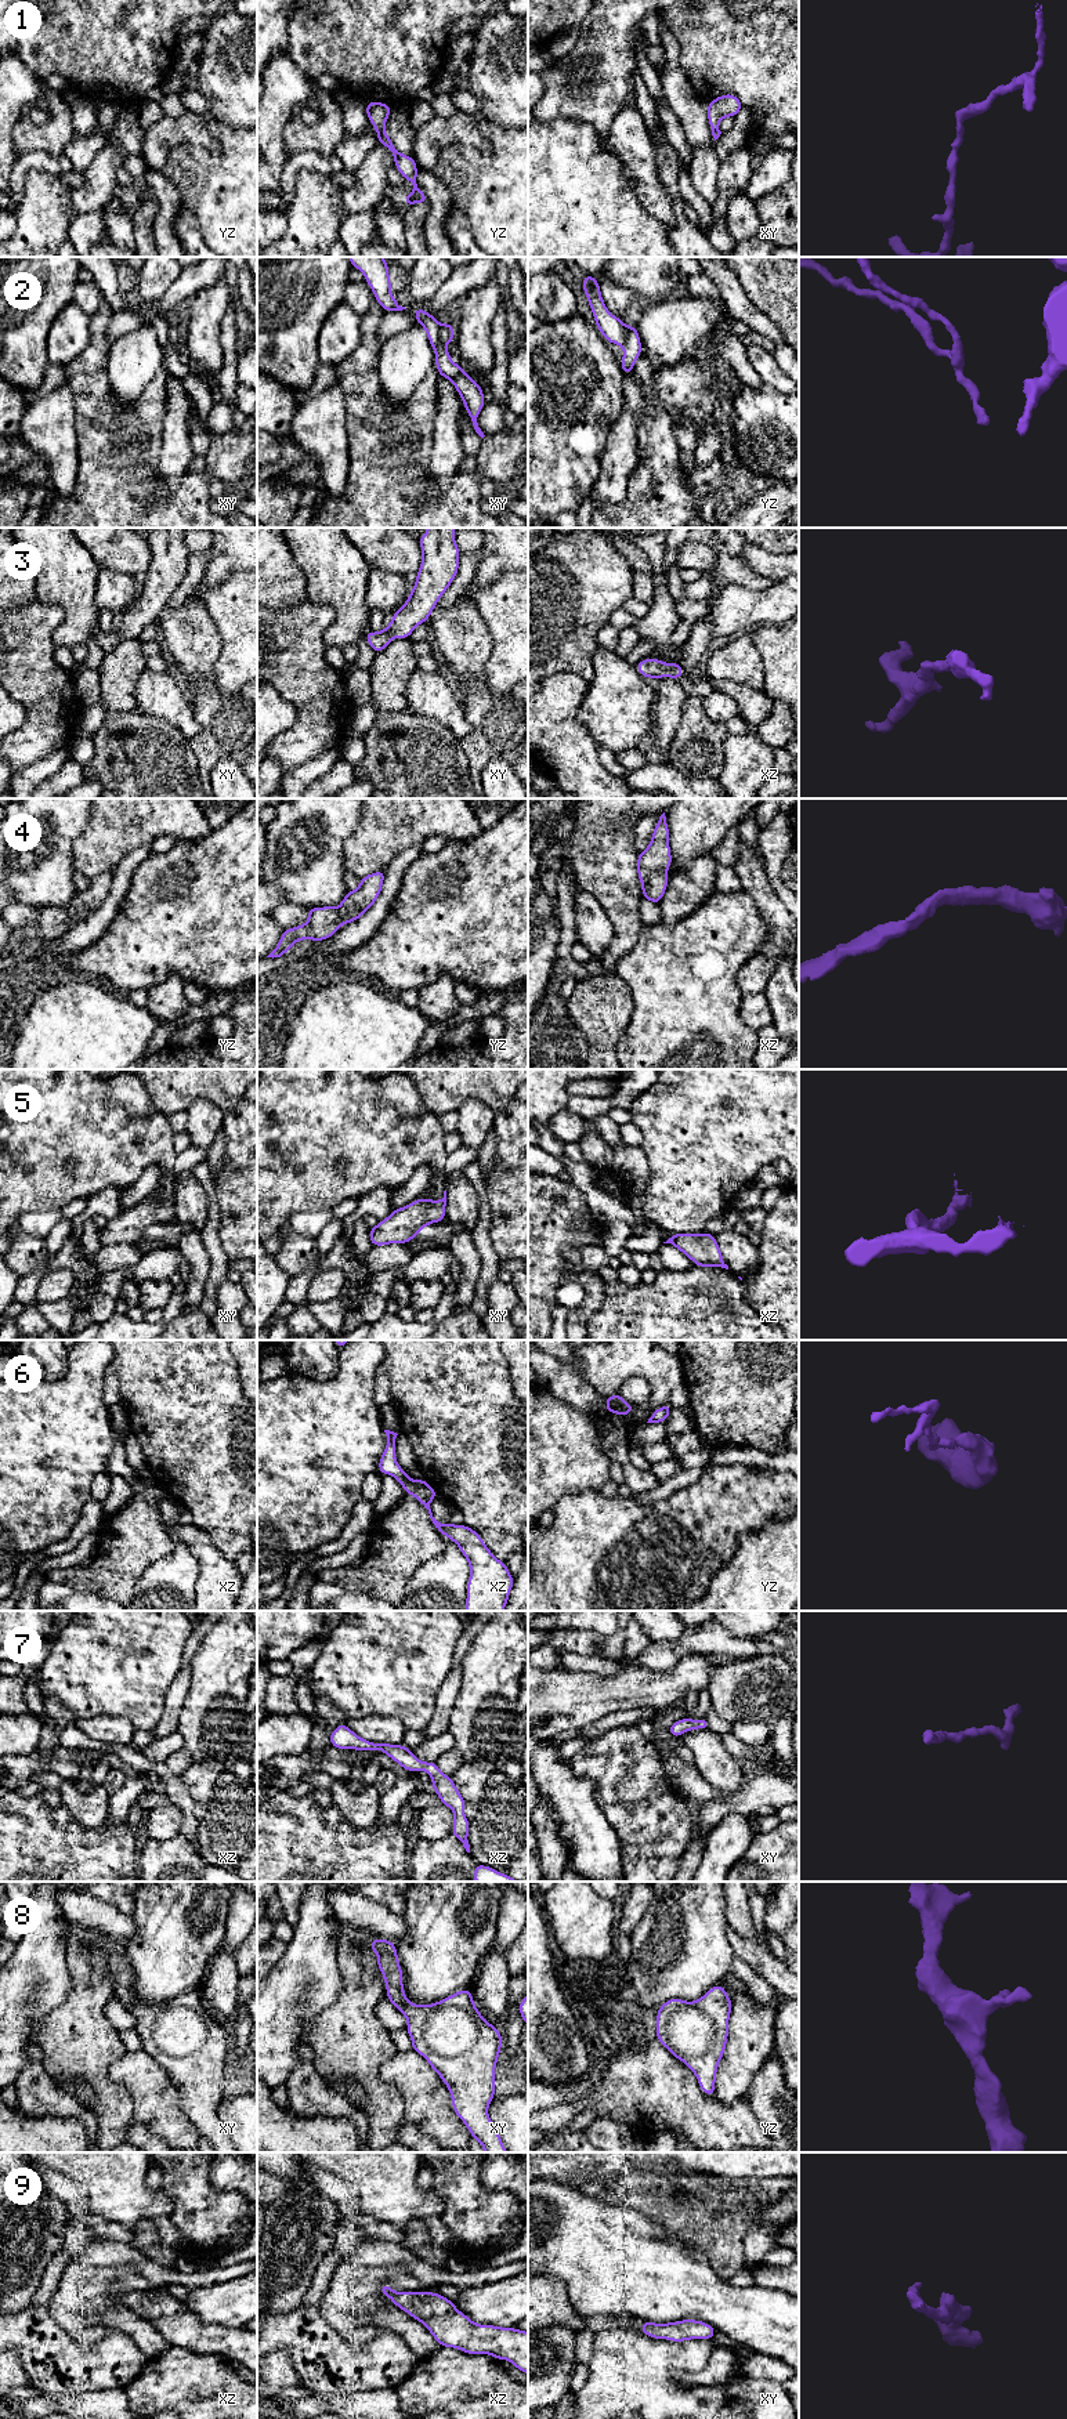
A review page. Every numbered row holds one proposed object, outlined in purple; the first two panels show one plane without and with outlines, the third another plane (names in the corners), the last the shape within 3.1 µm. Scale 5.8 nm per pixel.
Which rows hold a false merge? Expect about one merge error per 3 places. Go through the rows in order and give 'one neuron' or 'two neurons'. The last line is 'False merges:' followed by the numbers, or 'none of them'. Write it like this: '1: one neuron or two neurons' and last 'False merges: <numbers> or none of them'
1: one neuron
2: two neurons
3: one neuron
4: one neuron
5: one neuron
6: one neuron
7: one neuron
8: one neuron
9: one neuron
False merges: 2

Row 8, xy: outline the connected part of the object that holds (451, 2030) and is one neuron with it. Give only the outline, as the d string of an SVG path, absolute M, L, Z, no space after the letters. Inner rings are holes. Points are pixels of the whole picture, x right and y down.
M375 1938L369 1945L377 1953L377 1966L387 1988L387 1999L406 2017L406 2031L412 2049L422 2054L441 2076L451 2092L452 2108L473 2136L482 2144L484 2152L507 2152L499 2132L488 2116L488 2105L495 2097L495 2068L503 2036L477 2010L471 1991L462 1989L433 2005L413 2005L406 1999L404 1974L394 1942Z

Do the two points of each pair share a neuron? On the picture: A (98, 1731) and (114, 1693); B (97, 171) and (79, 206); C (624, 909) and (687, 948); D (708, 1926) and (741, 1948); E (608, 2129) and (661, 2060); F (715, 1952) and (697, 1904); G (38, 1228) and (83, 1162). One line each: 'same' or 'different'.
A: different
B: same
C: different
D: different
E: different
F: same
G: different

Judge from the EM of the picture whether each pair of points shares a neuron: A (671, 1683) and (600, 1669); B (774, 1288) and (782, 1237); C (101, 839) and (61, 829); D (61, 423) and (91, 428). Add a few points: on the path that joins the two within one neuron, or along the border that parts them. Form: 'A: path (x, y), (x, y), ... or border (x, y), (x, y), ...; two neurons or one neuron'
A: border (624, 1665), (607, 1676), (583, 1672); two neurons
B: path (782, 1275), (782, 1249); one neuron
C: border (91, 813), (83, 833), (75, 842), (73, 866); two neurons
D: border (72, 394), (79, 457); two neurons

